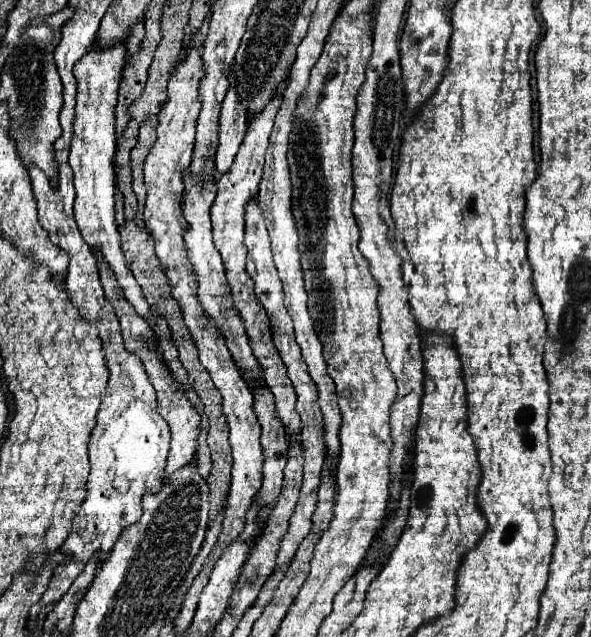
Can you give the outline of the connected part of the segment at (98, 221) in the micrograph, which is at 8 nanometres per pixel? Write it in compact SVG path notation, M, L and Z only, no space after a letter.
M117 44L115 48L97 50L93 46L83 60L73 68L77 78L77 104L75 104L75 124L73 124L73 140L71 140L71 154L69 166L73 168L73 182L75 182L75 220L91 248L97 248L107 264L111 266L117 282L127 298L127 302L137 310L139 316L147 318L153 326L153 318L149 314L149 304L145 302L141 288L137 286L131 270L125 264L119 232L113 216L115 204L115 172L113 172L113 156L115 156L115 116L113 108L117 104L117 88L121 82L121 70L125 66L125 46Z

